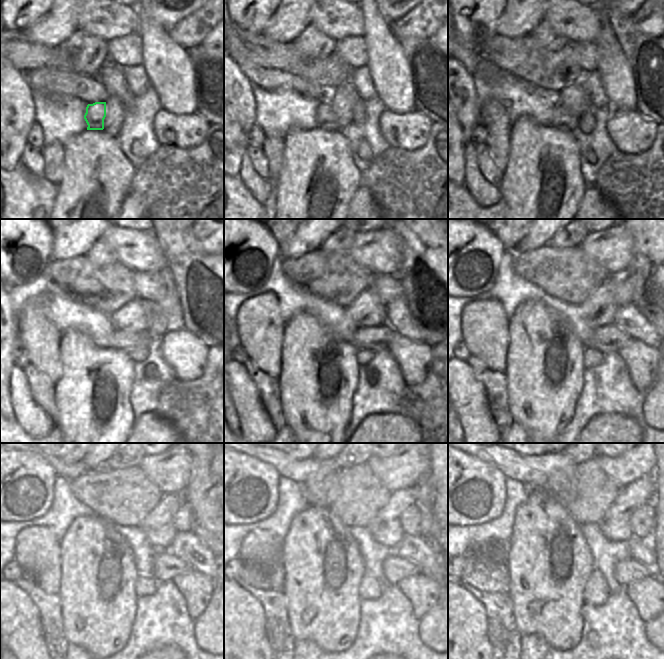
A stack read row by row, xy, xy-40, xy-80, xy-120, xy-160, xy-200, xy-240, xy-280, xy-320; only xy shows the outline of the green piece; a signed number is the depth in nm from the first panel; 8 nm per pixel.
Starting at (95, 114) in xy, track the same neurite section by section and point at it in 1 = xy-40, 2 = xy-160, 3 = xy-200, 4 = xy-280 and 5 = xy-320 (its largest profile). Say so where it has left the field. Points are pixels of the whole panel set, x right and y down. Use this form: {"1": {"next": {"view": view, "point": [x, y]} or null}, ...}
{"1": {"next": {"view": "xy-40", "point": [326, 119]}}, "2": {"next": {"view": "xy-160", "point": [378, 338]}}, "3": {"next": {"view": "xy-200", "point": [607, 339]}}, "4": {"next": {"view": "xy-280", "point": [395, 568]}}, "5": {"next": {"view": "xy-320", "point": [627, 571]}}}

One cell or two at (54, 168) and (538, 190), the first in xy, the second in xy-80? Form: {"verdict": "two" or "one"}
{"verdict": "two"}

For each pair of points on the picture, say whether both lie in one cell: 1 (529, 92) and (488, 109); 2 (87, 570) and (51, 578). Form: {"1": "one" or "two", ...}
{"1": "two", "2": "two"}

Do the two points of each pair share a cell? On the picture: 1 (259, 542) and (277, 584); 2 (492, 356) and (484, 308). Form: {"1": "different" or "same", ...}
{"1": "same", "2": "same"}

